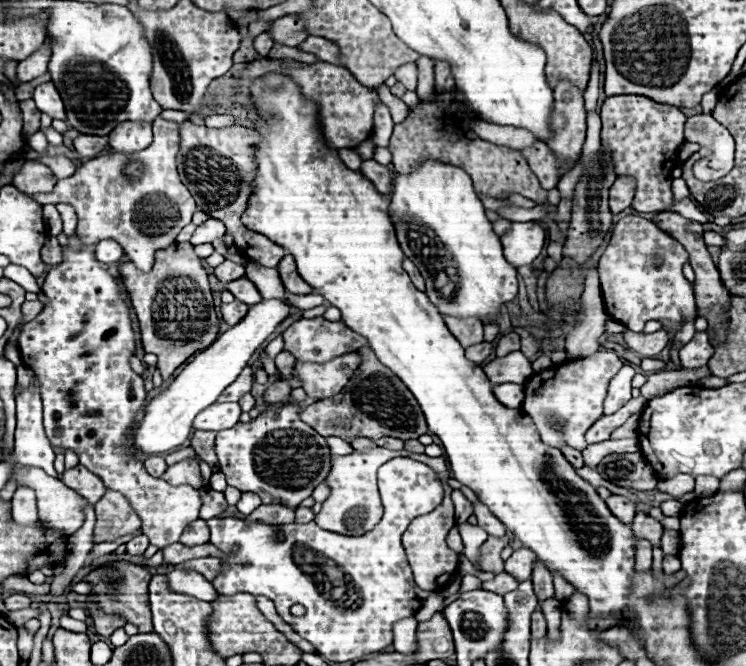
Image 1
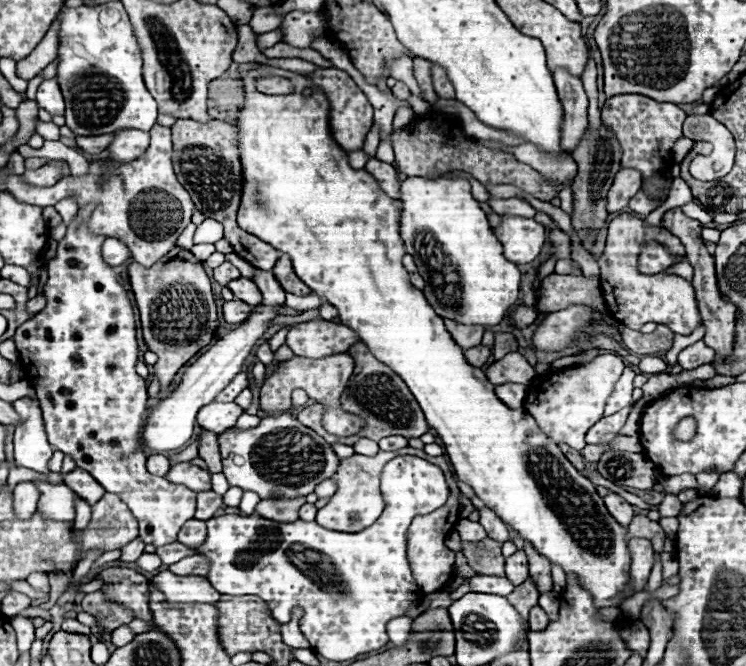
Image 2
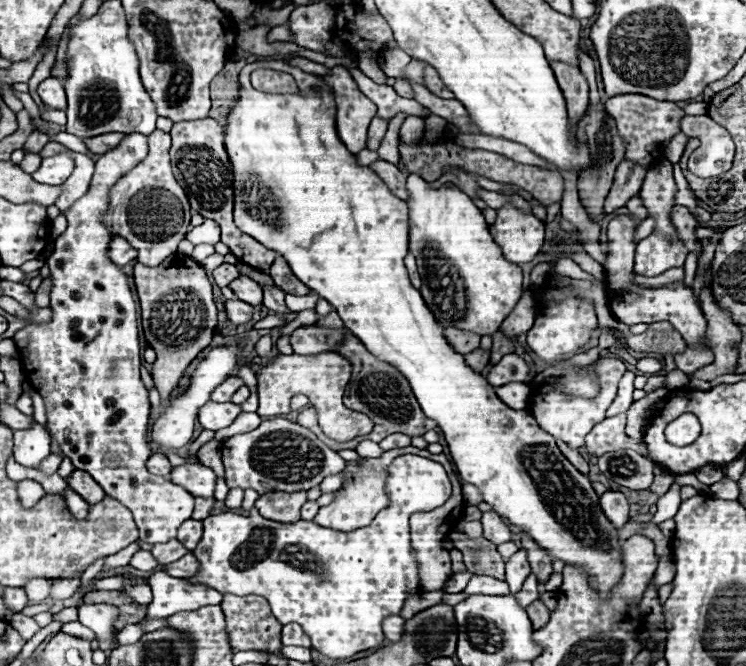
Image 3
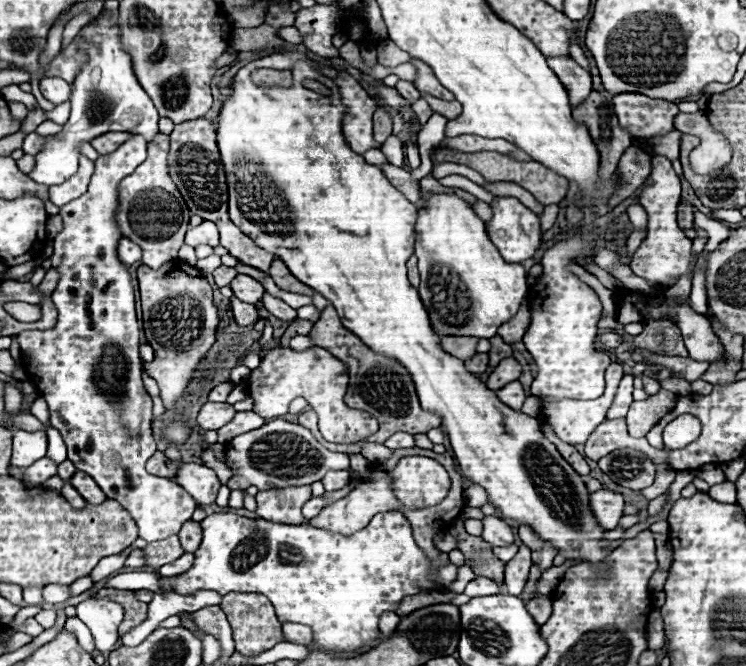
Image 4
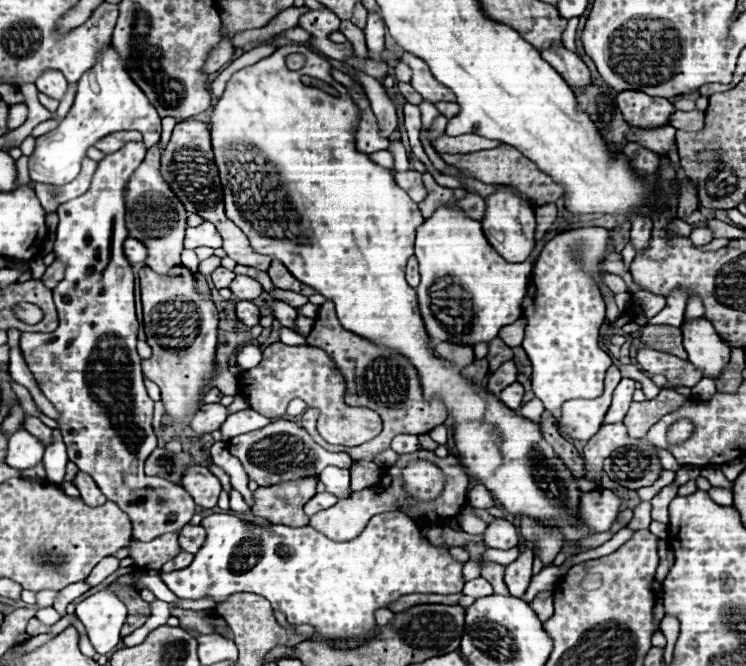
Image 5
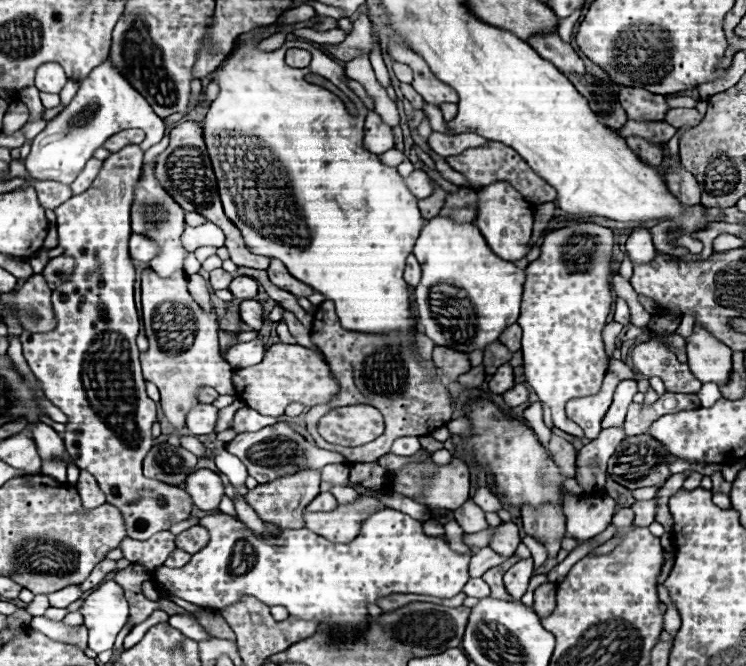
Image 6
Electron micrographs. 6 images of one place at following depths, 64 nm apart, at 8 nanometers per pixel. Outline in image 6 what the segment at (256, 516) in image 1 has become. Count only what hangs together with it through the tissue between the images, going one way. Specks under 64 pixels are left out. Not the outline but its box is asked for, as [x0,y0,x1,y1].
[244,470,320,528]

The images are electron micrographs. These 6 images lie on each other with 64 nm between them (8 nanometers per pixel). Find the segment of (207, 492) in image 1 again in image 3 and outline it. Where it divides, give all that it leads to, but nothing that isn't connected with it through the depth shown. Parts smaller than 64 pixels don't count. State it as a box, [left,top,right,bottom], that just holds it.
[194,498,216,520]

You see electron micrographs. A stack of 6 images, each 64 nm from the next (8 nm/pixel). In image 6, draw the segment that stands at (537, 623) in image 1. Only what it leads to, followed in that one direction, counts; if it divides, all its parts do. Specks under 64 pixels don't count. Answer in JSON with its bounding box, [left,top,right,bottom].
[534,582,556,616]

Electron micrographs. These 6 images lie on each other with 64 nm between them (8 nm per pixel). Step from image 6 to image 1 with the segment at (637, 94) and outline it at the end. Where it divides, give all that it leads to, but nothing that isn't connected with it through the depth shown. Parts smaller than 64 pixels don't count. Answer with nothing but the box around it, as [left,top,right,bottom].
[602,96,710,222]

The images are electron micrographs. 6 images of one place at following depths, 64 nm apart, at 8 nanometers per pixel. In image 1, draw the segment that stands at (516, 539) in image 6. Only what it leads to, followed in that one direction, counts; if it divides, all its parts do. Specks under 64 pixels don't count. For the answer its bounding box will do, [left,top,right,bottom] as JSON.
[474,502,506,536]

